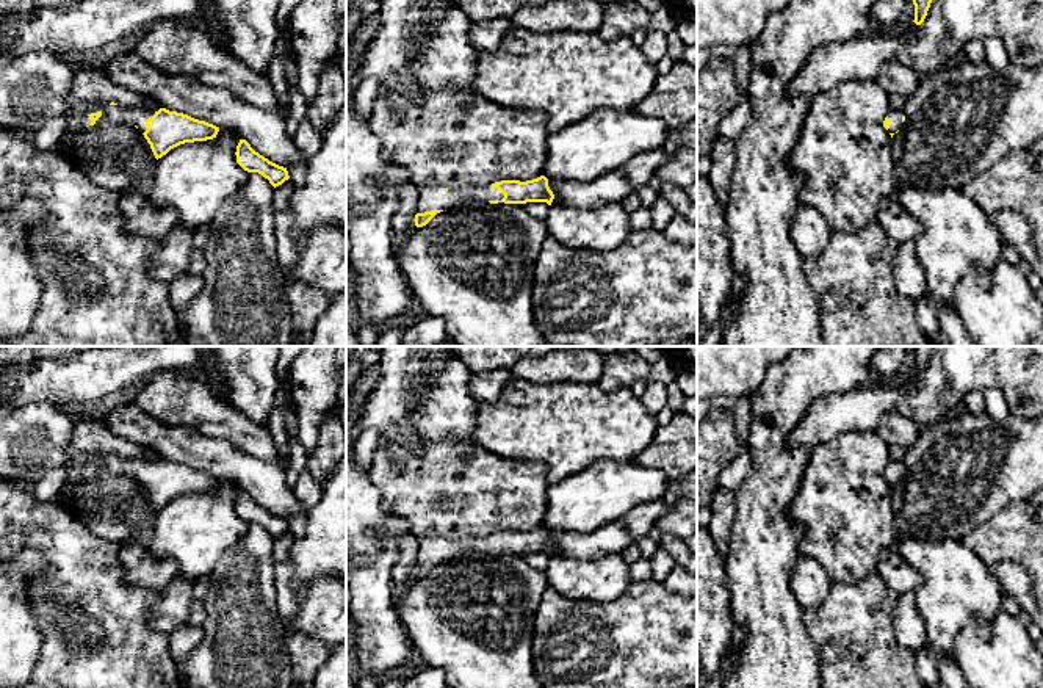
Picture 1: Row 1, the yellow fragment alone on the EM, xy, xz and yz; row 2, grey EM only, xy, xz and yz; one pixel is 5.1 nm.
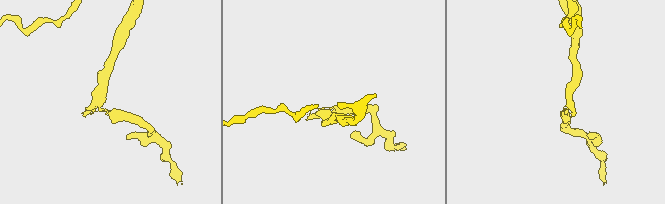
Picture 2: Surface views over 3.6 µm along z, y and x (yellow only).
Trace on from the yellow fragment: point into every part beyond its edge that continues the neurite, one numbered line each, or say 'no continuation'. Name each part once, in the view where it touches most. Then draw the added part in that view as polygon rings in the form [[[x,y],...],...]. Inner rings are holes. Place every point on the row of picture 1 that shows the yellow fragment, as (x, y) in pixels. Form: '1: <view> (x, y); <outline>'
1: xz (433, 198); [[[428,186],[418,190],[417,213],[431,210],[453,208],[462,202],[489,202],[501,201],[504,194],[493,186],[462,188],[462,190],[442,190],[440,186]]]

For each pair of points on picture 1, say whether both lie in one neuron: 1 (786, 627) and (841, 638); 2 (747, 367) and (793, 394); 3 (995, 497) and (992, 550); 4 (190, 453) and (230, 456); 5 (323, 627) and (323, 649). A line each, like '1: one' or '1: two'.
1: two
2: two
3: two
4: one
5: two

